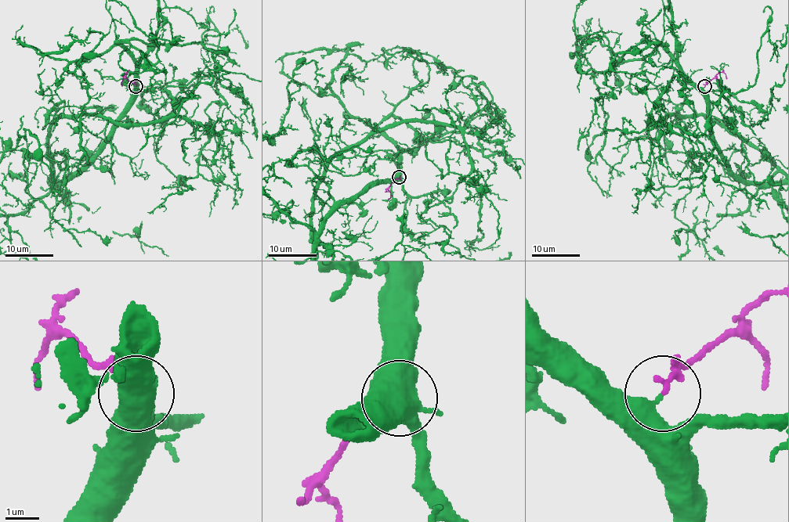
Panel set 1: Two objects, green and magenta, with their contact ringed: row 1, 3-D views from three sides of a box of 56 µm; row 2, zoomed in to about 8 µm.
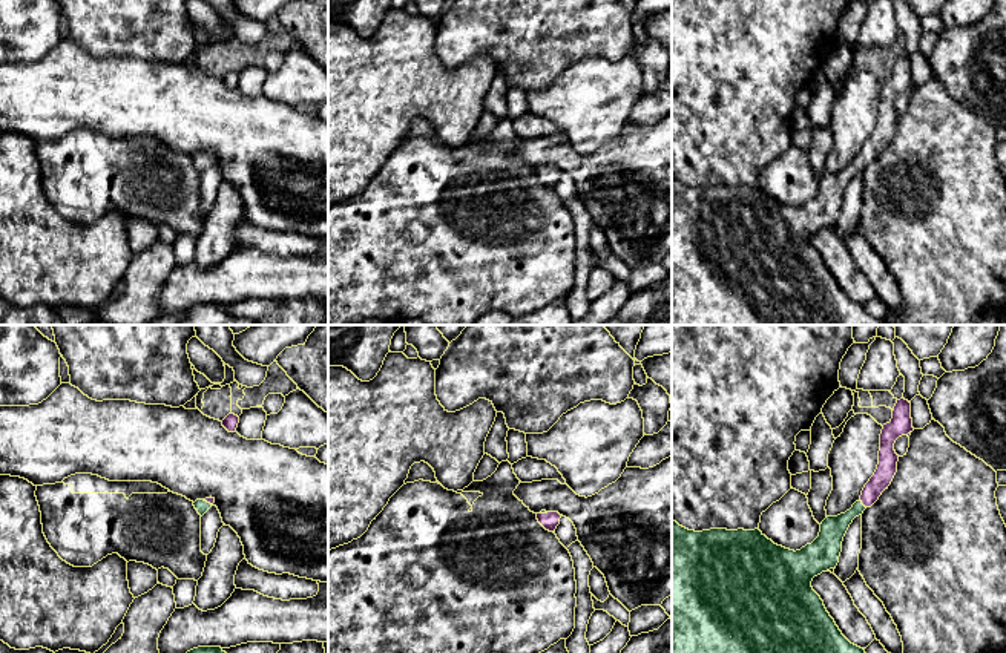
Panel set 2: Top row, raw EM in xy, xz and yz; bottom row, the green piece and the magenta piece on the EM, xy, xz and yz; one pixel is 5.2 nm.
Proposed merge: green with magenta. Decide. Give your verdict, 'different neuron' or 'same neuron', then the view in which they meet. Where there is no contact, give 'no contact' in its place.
same neuron | yz

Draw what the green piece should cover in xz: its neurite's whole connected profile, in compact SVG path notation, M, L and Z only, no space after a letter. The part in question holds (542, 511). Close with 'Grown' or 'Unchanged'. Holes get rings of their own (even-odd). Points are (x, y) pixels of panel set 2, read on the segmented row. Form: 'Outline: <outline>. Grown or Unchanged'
Outline: M541 510L537 514L538 523L549 532L555 532L557 526L560 524L561 515L558 512L546 512Z. Grown

